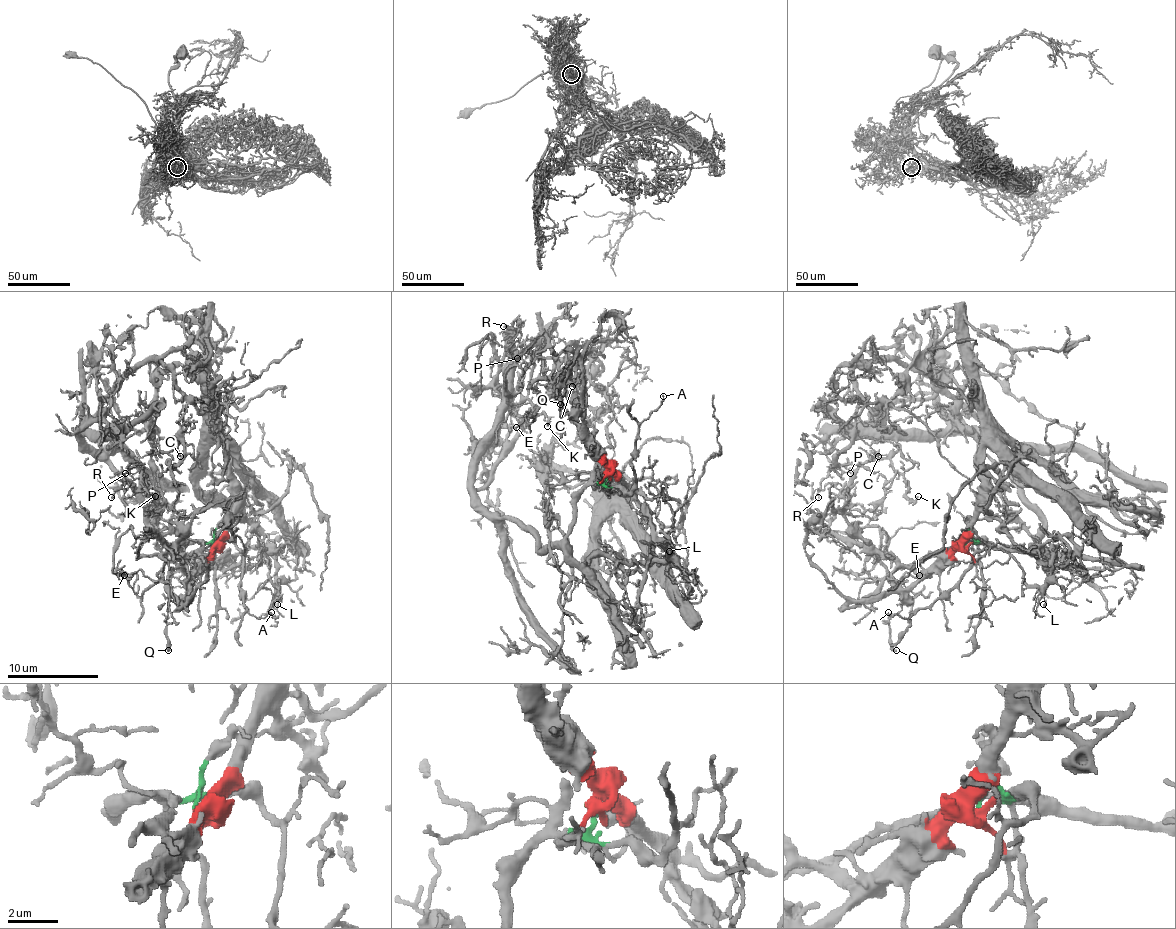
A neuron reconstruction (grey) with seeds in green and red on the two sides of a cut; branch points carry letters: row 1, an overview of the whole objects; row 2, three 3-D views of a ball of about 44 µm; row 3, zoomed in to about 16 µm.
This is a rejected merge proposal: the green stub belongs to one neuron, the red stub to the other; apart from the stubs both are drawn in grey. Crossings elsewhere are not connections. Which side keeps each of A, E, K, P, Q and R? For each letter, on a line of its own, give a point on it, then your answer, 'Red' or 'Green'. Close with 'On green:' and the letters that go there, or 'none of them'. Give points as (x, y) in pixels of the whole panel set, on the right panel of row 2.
A: Place: (888, 612). Green
E: Place: (919, 575). Red
K: Place: (918, 496). Green
P: Place: (850, 473). Green
Q: Place: (896, 650). Red
R: Place: (818, 497). Green
On green: A, K, P, R

